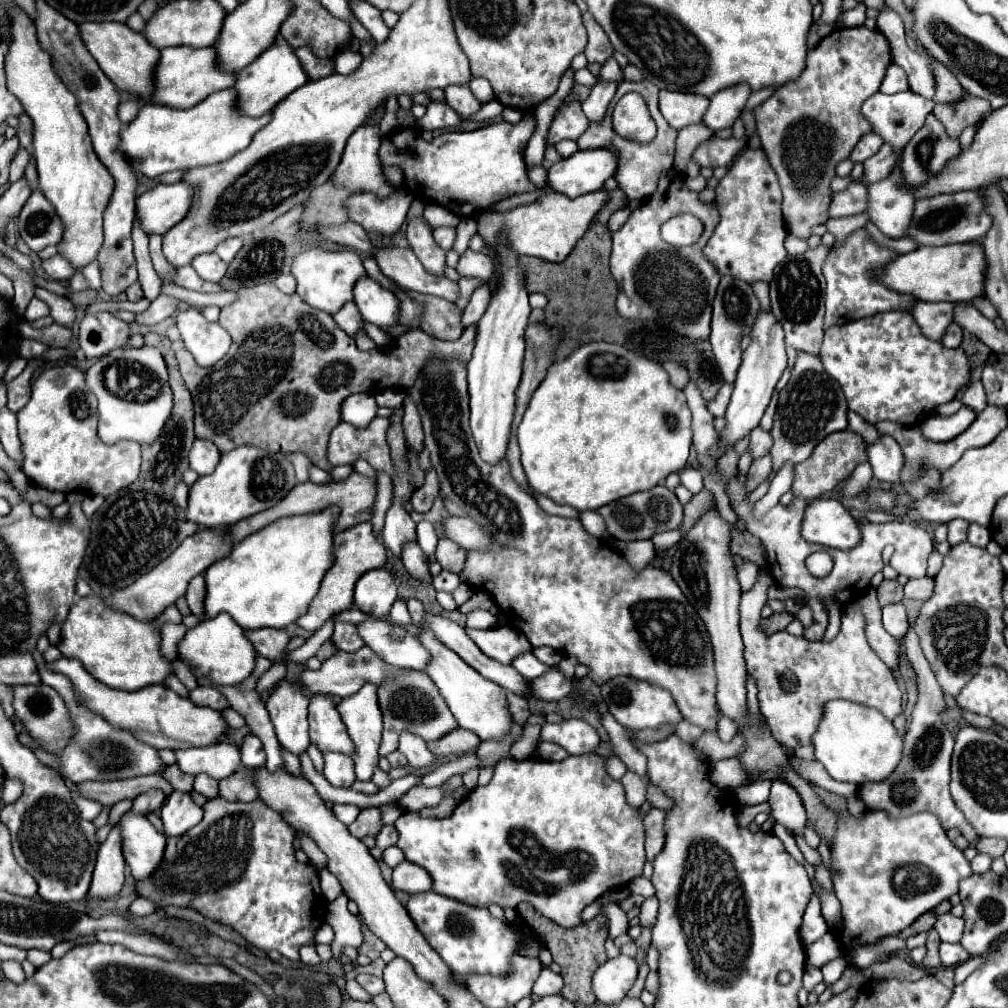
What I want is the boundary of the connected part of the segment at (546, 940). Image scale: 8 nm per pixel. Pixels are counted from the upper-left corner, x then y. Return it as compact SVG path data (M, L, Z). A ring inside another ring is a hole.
M519 903L517 913L533 927L539 941L551 951L553 961L561 967L561 977L565 981L563 997L573 1001L573 1003L575 1001L581 1001L585 1005L595 1003L595 995L593 995L593 989L591 989L591 977L593 977L593 971L609 959L607 951L605 951L605 939L607 939L607 919L605 919L605 915L597 915L595 919L585 921L585 923L573 927L573 929L565 929L565 927L559 927L555 921L543 917L529 903Z

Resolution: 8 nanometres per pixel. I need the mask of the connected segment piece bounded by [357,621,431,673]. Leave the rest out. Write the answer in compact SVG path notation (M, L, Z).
M365 621L357 627L365 645L371 647L385 663L423 673L427 671L431 655L427 655L427 649L421 645L421 641L405 627L387 621Z

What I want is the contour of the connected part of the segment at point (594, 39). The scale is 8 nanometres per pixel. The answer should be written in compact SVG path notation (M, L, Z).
M589 11L583 13L581 17L583 17L583 25L585 25L587 33L589 33L589 43L585 47L585 57L587 57L589 63L603 65L611 57L613 47L611 47L607 35L601 31L601 27L597 25L597 21L595 21Z

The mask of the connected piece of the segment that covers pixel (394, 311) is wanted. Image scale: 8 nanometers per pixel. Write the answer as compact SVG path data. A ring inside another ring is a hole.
M371 277L361 279L359 285L355 285L353 295L355 295L353 301L361 311L361 317L367 323L373 323L383 331L401 323L399 321L401 301L391 291L375 283Z

